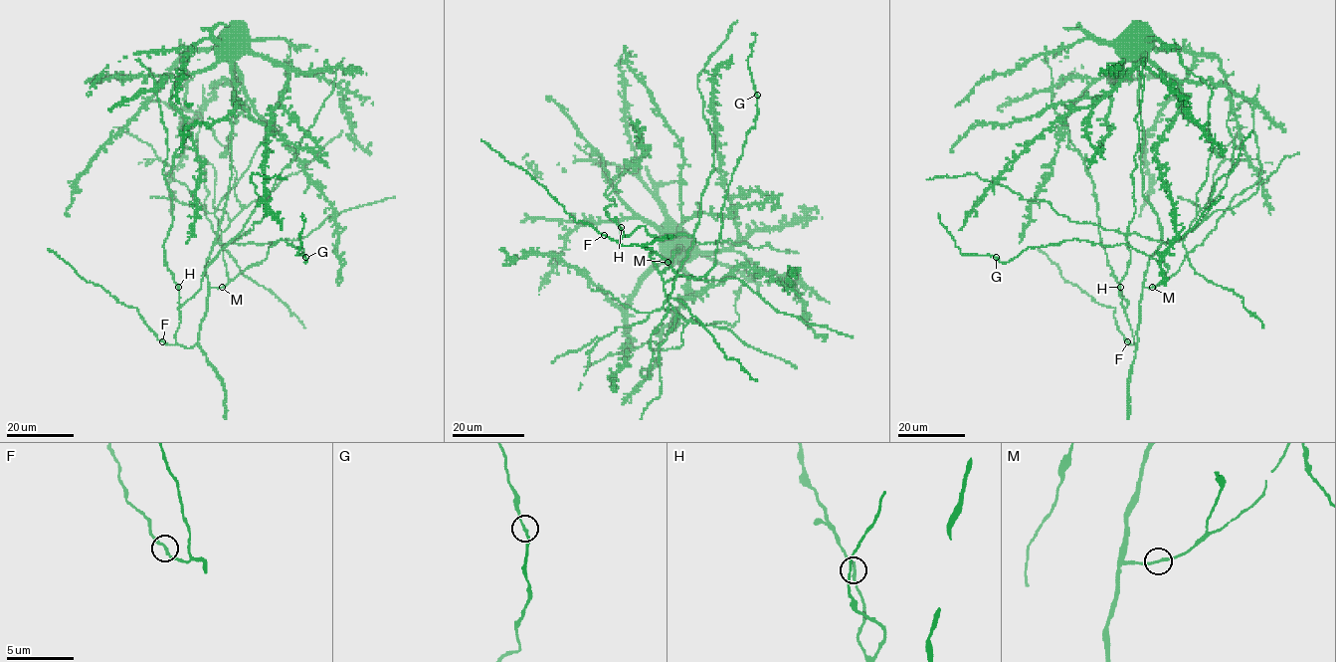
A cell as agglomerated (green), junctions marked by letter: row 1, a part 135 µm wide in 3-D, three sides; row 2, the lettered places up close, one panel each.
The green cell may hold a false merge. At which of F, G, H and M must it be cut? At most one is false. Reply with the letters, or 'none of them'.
none of them

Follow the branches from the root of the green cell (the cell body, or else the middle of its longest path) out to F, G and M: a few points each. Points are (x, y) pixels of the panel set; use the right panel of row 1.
F: (1128, 41), (1126, 55), (1138, 77), (1143, 195), (1157, 216), (1161, 243), (1144, 277), (1138, 347), (1127, 341)
G: (1128, 41), (1143, 195), (1161, 237), (1143, 286), (1164, 280), (1165, 264), (1124, 243), (1073, 239), (996, 257)
M: (1128, 41), (1126, 55), (1138, 77), (1143, 195), (1157, 216), (1161, 237), (1144, 277), (1143, 286), (1152, 287)

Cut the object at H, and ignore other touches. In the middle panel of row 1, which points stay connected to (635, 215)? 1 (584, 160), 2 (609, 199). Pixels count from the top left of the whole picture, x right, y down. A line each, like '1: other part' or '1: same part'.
1: same part
2: other part

